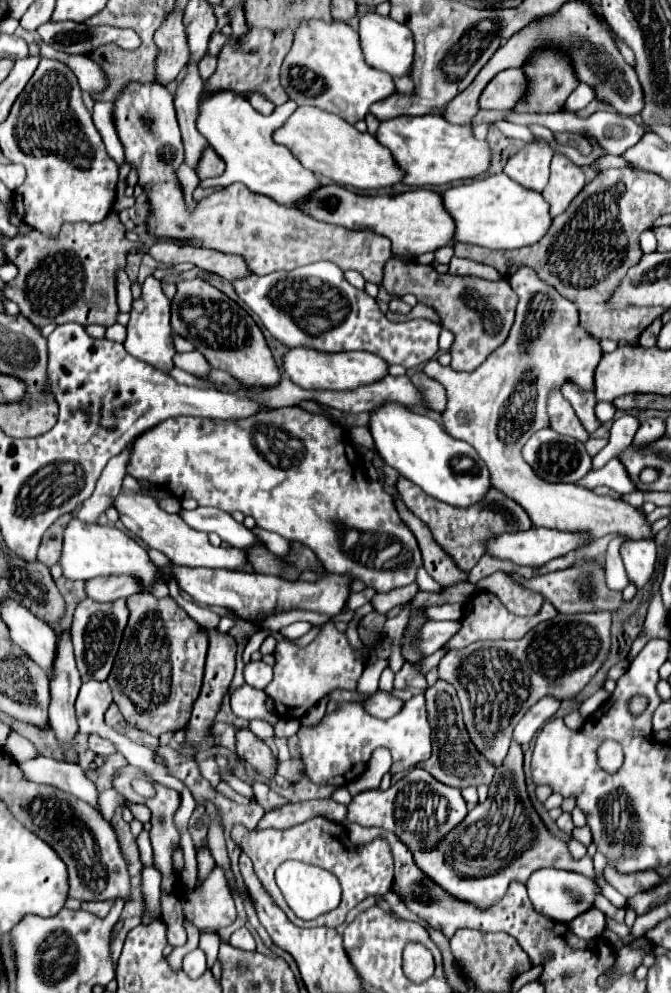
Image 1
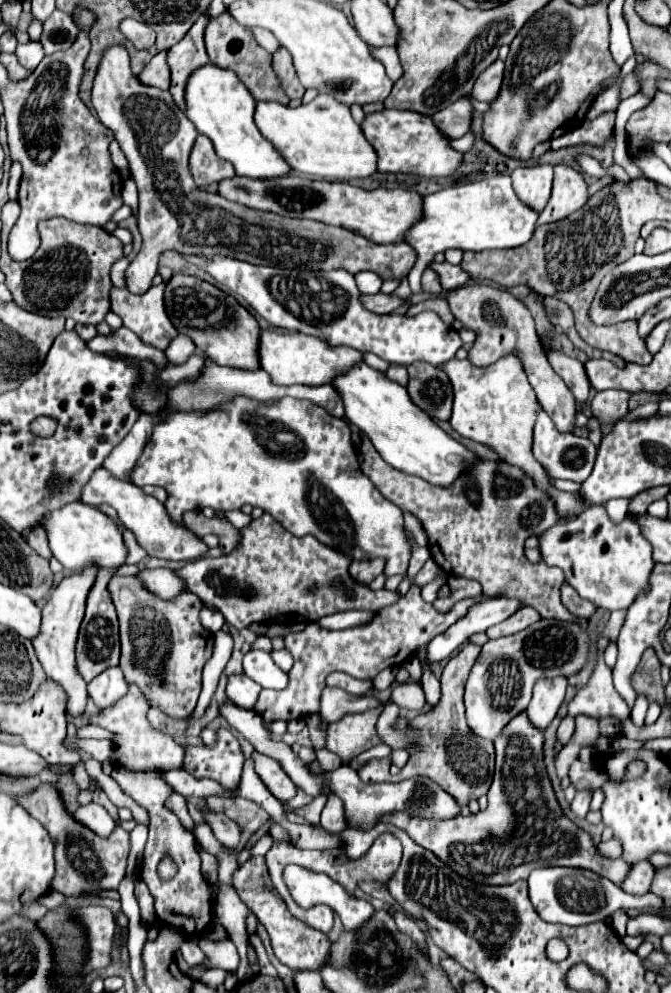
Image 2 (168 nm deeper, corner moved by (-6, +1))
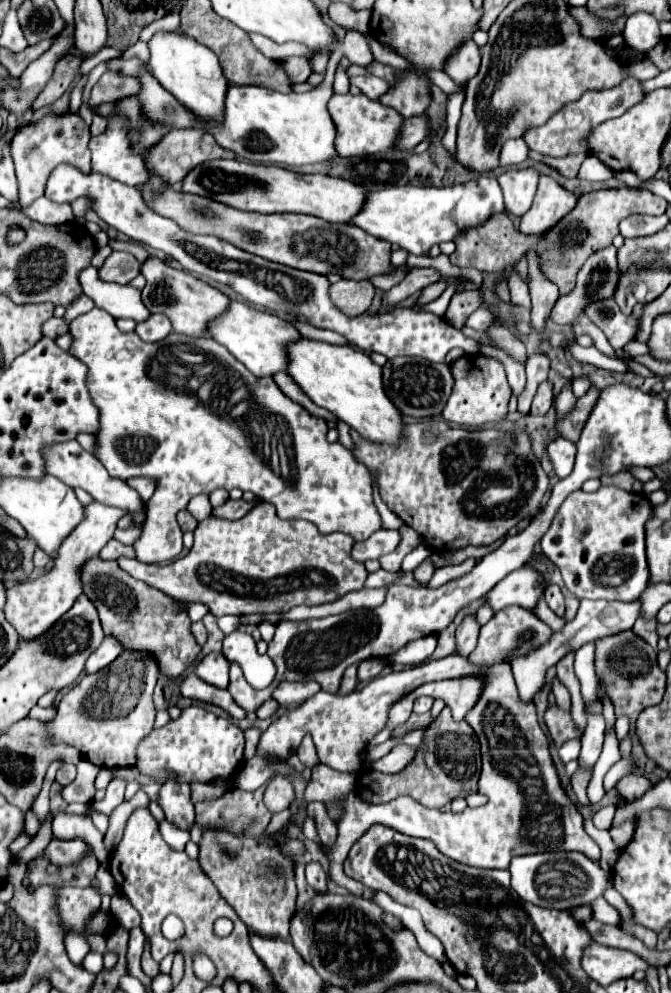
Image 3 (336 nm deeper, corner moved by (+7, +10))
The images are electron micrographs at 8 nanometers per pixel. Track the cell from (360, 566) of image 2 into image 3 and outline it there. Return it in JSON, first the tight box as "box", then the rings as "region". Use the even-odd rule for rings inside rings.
{"box":[352,530,400,562],"region":[[[378,530],[364,542],[356,542],[352,548],[352,558],[356,562],[366,562],[366,560],[378,560],[384,554],[390,554],[400,542],[398,530]]]}

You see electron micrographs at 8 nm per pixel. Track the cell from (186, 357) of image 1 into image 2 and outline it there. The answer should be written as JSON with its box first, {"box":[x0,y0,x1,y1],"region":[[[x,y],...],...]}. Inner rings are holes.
{"box":[163,333,195,363],"region":[[[179,333],[177,337],[173,337],[173,341],[169,343],[169,347],[167,347],[163,353],[165,353],[165,357],[167,357],[171,363],[183,363],[183,361],[187,361],[187,357],[189,357],[193,351],[195,351],[193,341],[191,341],[187,335]]]}

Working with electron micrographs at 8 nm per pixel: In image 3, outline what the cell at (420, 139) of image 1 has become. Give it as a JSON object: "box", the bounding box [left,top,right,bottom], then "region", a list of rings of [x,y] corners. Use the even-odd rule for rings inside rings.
{"box":[328,94,404,156],"region":[[[344,94],[328,102],[328,110],[336,124],[336,150],[340,156],[364,156],[364,154],[378,154],[396,148],[400,128],[404,124],[404,116],[396,114],[394,108],[380,104],[378,100],[370,100],[368,96],[352,96]]]}

